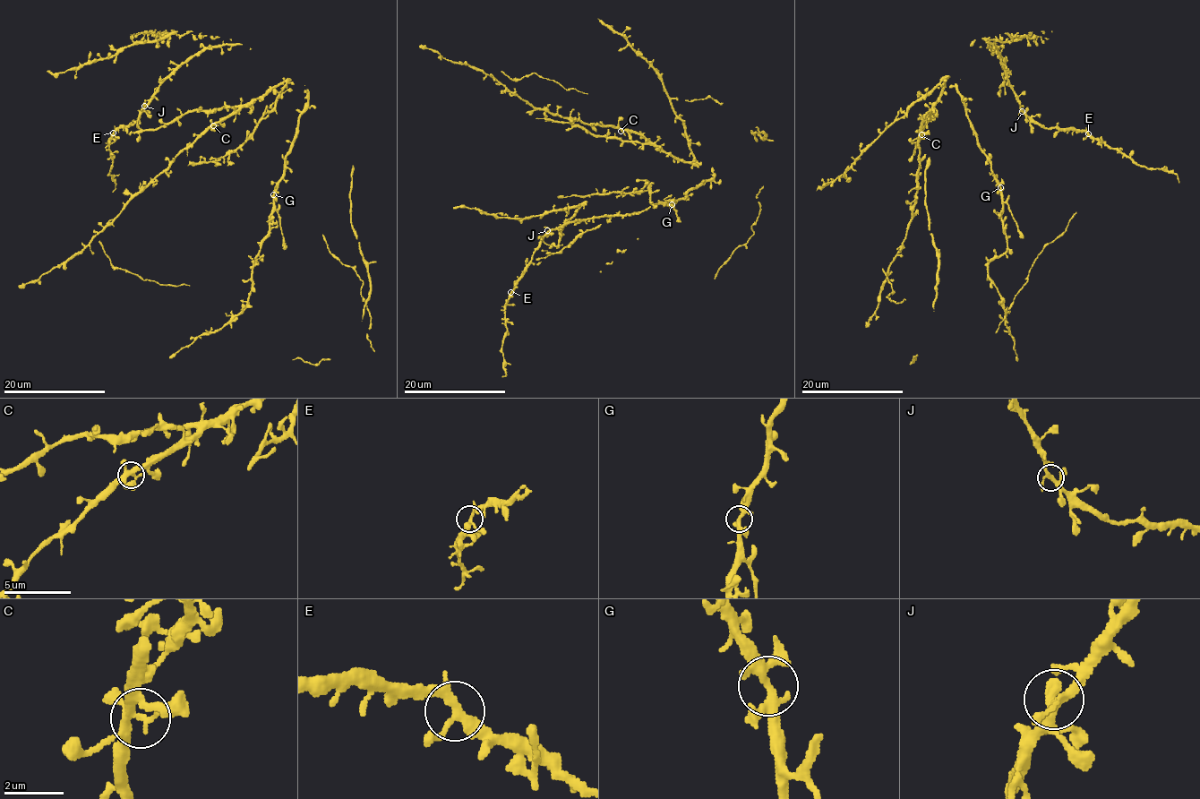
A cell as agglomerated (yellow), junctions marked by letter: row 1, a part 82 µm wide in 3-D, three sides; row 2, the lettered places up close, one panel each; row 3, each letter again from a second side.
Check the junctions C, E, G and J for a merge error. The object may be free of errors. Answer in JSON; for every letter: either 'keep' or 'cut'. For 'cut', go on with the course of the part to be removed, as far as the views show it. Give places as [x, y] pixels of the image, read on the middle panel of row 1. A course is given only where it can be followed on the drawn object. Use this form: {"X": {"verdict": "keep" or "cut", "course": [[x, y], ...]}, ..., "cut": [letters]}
{"C": {"verdict": "keep"}, "E": {"verdict": "keep"}, "G": {"verdict": "keep"}, "J": {"verdict": "keep"}, "cut": []}

